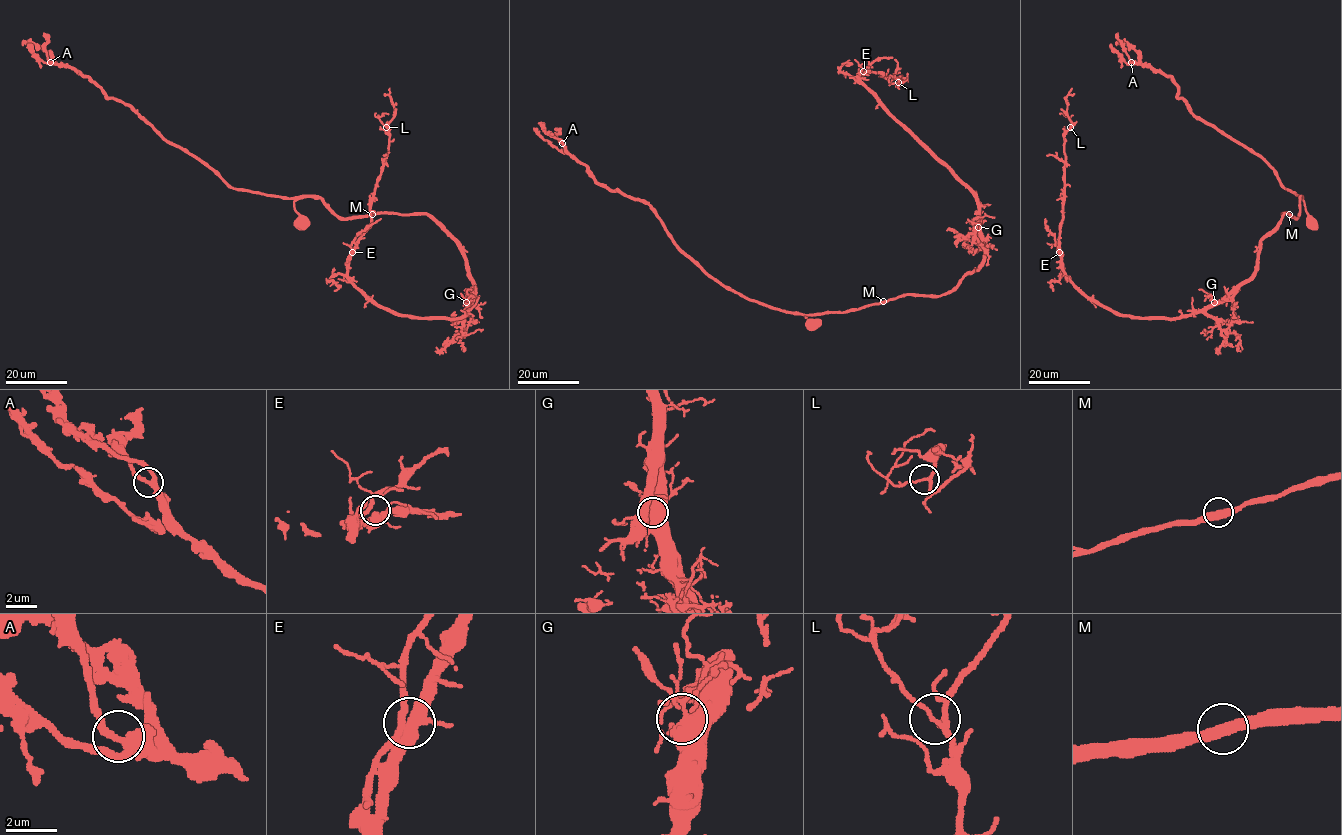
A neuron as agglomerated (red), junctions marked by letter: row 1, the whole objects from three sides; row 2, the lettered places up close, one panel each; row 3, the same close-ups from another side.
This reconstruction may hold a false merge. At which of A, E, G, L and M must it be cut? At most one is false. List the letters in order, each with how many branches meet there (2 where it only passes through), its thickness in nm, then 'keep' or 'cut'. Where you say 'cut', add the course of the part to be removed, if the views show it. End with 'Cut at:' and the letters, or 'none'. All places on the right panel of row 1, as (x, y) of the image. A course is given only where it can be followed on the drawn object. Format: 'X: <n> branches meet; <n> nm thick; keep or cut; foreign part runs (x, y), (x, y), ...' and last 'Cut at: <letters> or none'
A: 3 branches meet; 280 nm thick; keep
E: 3 branches meet; 380 nm thick; keep
G: 3 branches meet; 440 nm thick; keep
L: 3 branches meet; 160 nm thick; keep
M: 2 branches meet; 440 nm thick; keep
Cut at: none

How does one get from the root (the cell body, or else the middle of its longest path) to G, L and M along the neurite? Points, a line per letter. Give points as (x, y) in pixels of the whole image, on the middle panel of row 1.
G: (812, 324), (806, 316), (847, 312), (905, 295), (949, 293), (984, 260), (984, 241), (978, 227)
L: (812, 324), (806, 316), (949, 293), (984, 260), (976, 196), (859, 75), (879, 72), (901, 77), (898, 82)
M: (812, 324), (806, 316), (847, 312), (883, 302)

